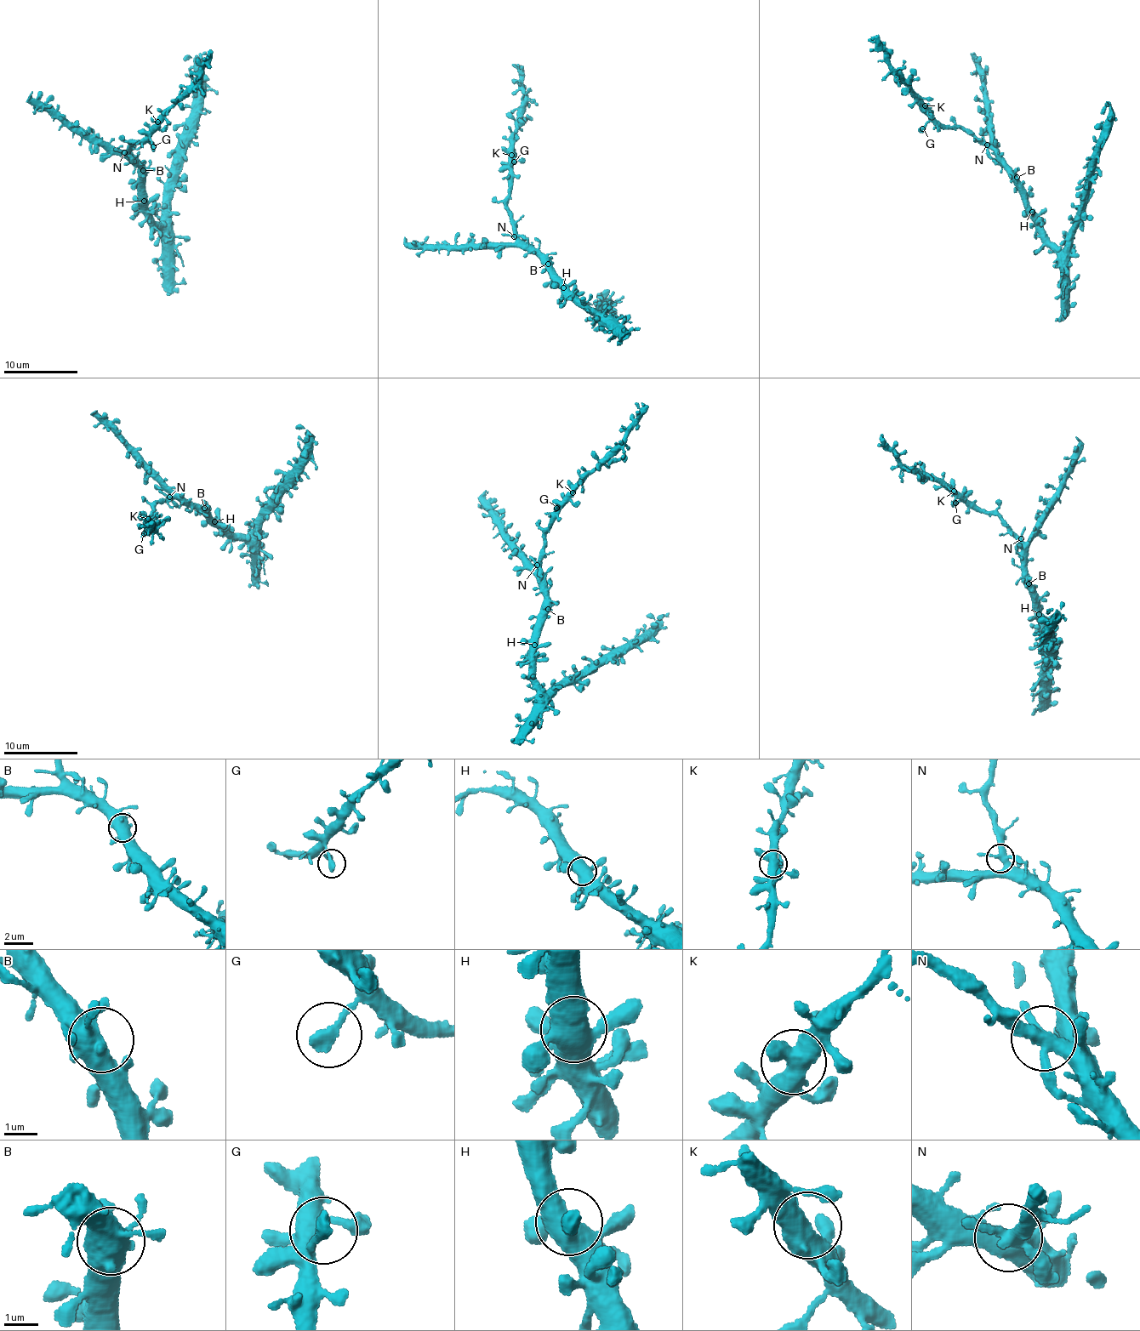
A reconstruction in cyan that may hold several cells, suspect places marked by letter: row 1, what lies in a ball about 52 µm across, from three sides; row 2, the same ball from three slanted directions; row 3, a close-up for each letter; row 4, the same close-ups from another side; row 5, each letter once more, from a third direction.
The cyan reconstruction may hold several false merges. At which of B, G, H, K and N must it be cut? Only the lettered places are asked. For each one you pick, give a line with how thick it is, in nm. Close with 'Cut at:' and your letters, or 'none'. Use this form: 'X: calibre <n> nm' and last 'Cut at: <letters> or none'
Cut at: none

